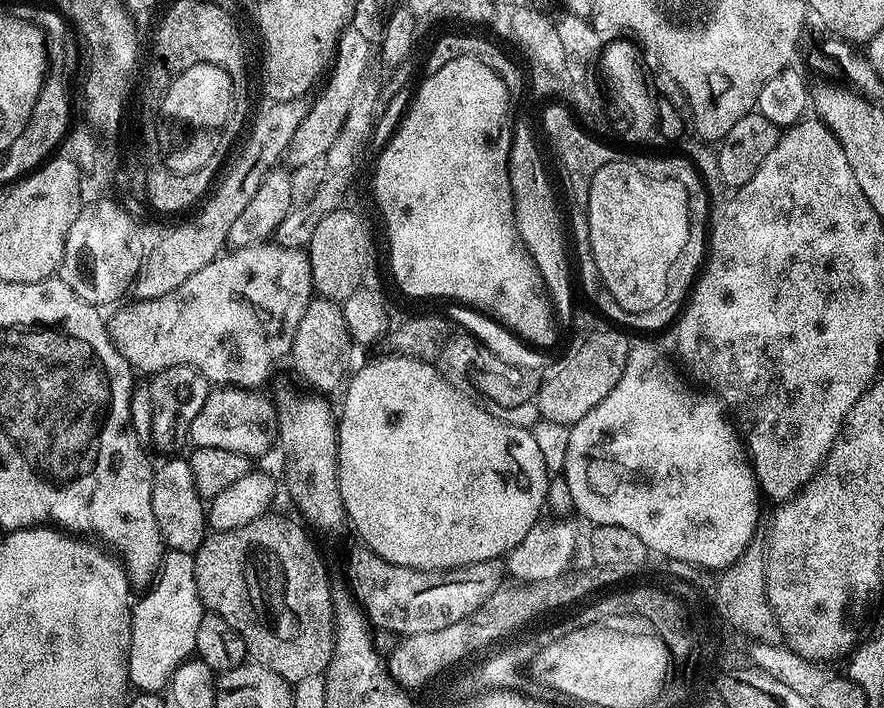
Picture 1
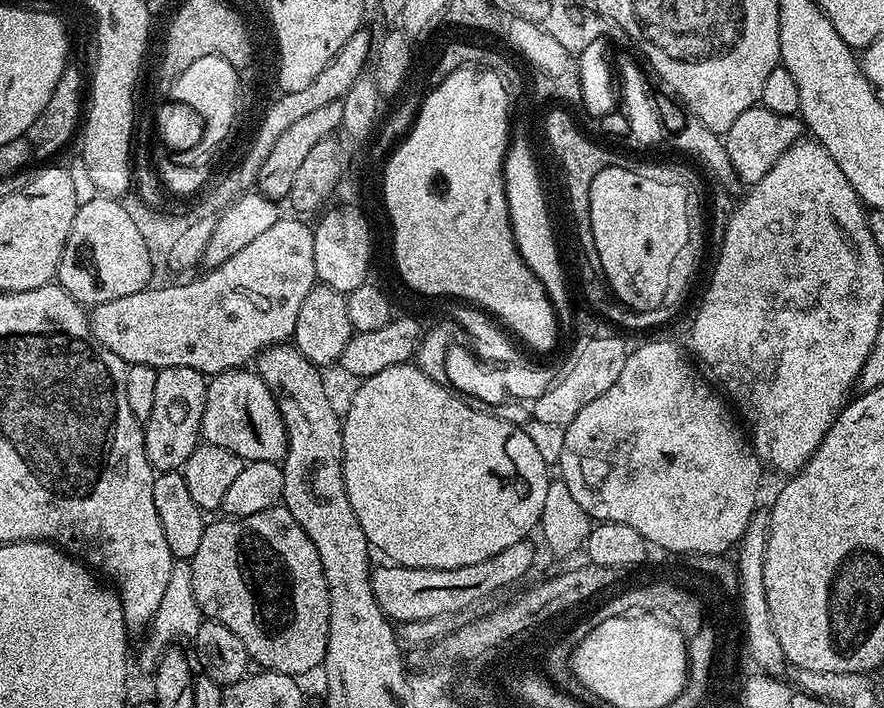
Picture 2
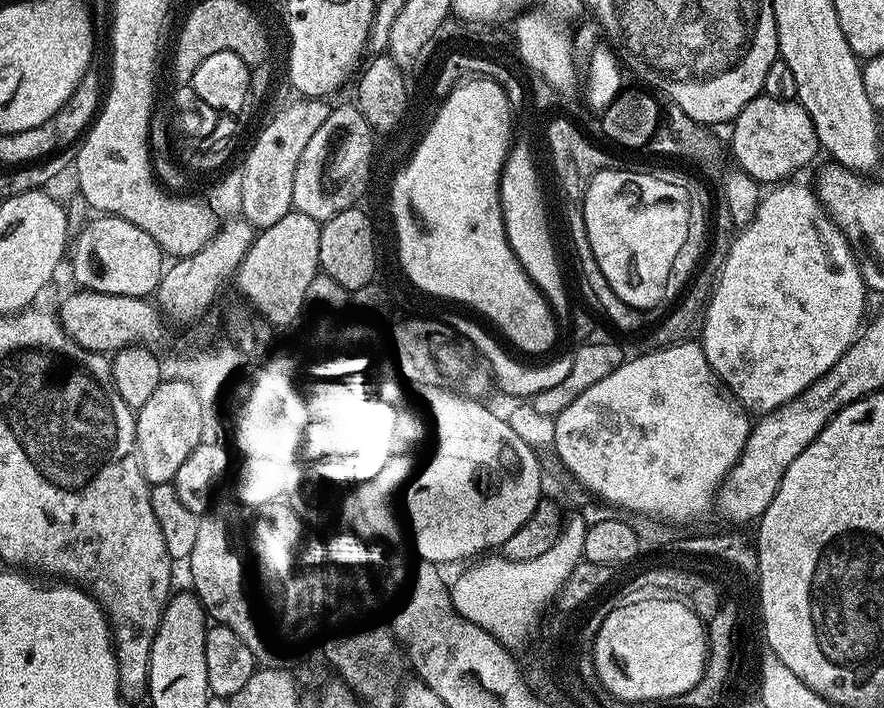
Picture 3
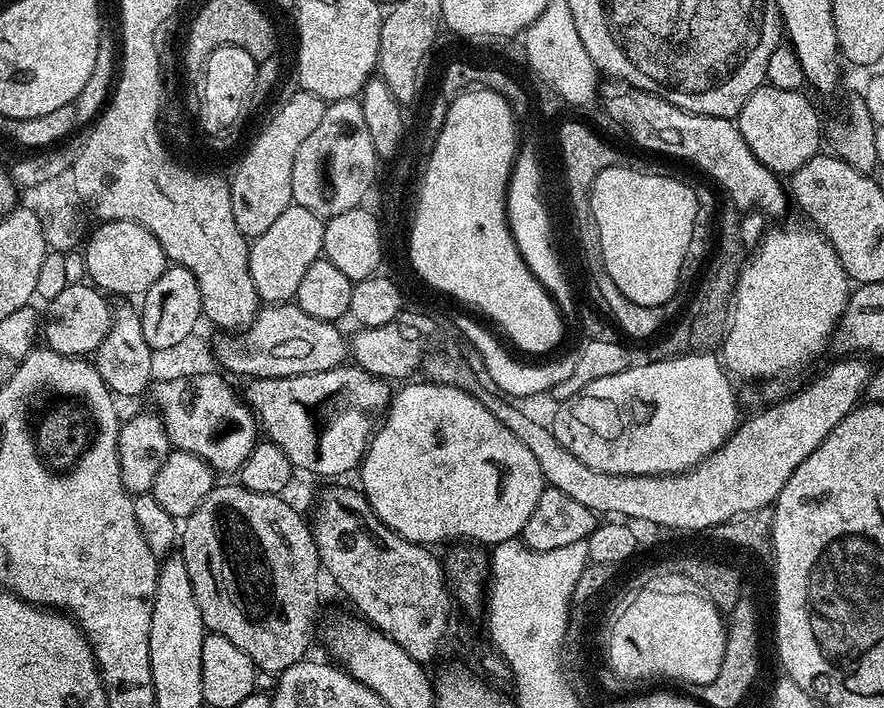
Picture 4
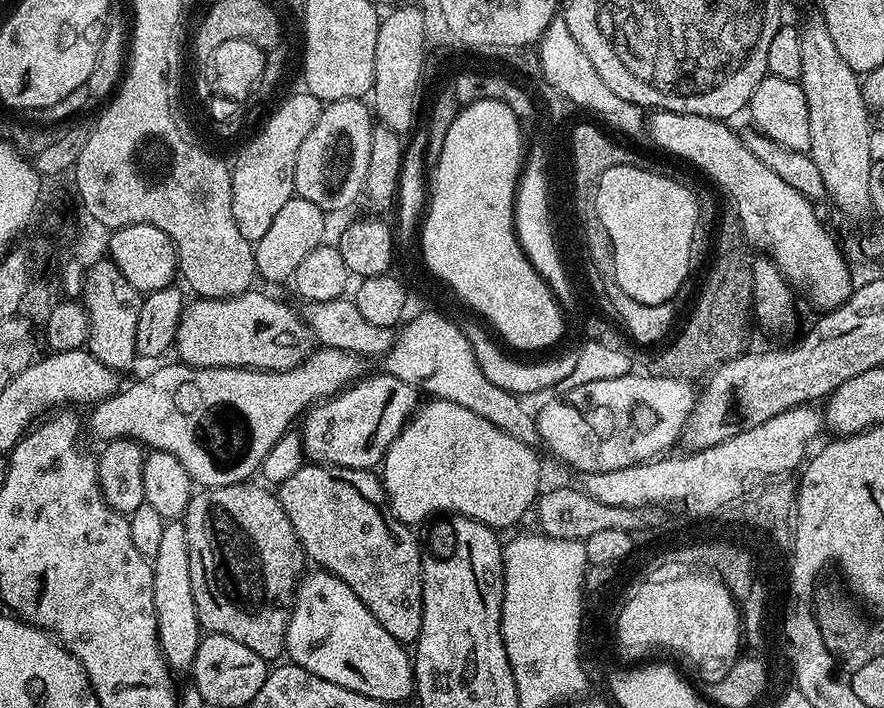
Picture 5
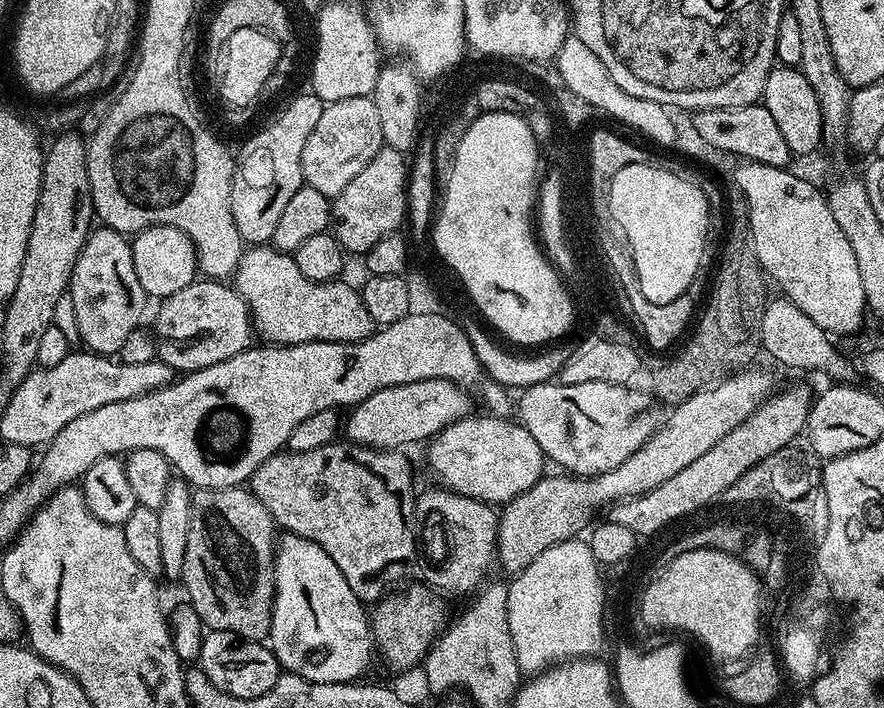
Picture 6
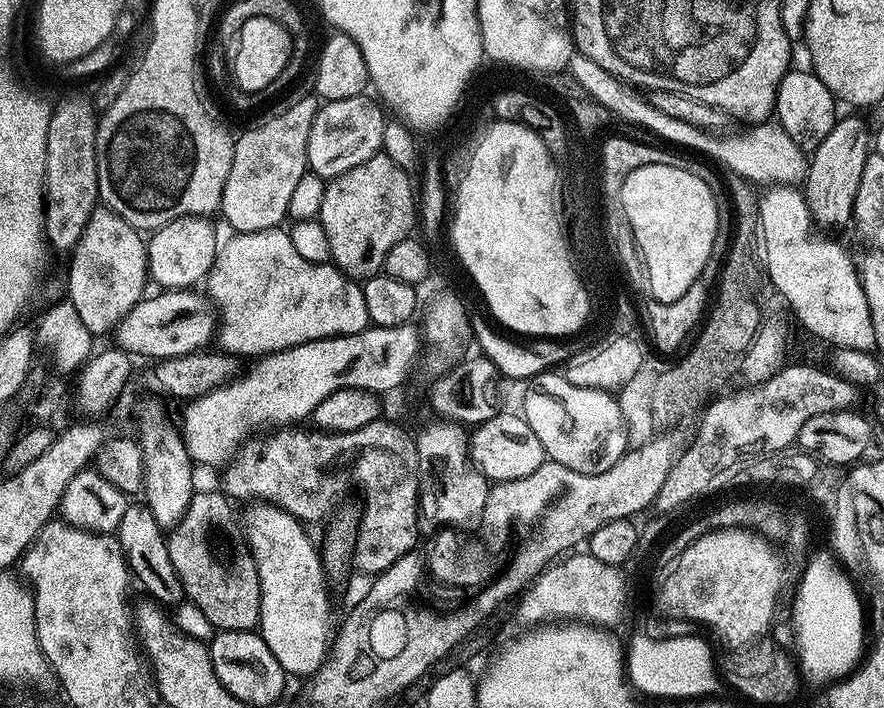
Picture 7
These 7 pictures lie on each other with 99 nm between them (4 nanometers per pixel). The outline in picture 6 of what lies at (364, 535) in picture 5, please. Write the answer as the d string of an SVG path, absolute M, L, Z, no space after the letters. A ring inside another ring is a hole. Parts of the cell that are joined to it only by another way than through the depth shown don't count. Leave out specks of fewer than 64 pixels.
M333 442L305 452L277 452L254 470L250 490L285 533L322 546L322 550L334 558L346 582L350 582L350 590L354 590L362 601L375 602L389 595L391 584L399 576L406 575L408 567L416 560L416 532L408 521L408 512L410 516L414 504L412 468L403 451L340 443Z

